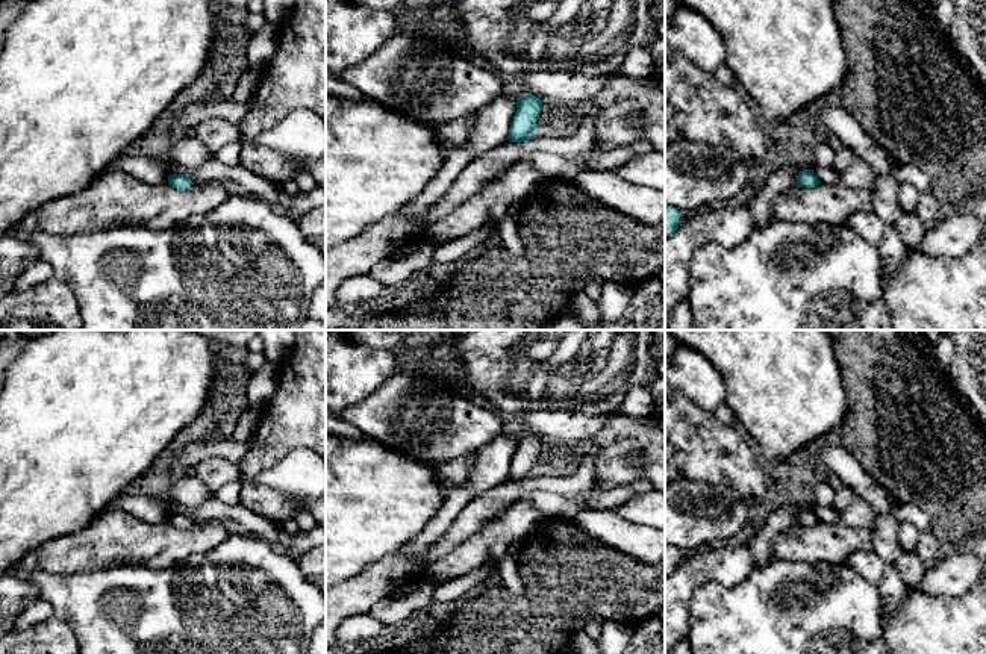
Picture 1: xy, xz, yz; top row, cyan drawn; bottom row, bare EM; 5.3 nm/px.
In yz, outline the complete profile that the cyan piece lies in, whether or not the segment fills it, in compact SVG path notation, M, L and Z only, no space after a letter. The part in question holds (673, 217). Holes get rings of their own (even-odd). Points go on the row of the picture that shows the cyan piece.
M665 204L665 236L671 236L677 230L682 218L683 215L677 209Z

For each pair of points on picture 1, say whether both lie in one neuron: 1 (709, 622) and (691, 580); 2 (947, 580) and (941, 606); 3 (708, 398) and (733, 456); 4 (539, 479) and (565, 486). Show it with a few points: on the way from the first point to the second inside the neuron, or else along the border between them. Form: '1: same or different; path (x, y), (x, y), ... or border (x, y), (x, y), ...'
1: different; border (730, 585), (702, 585), (691, 598), (688, 625)
2: different; border (912, 588), (932, 595), (962, 595), (970, 589)
3: different; border (682, 392), (712, 412)
4: same; path (546, 483), (559, 483)

